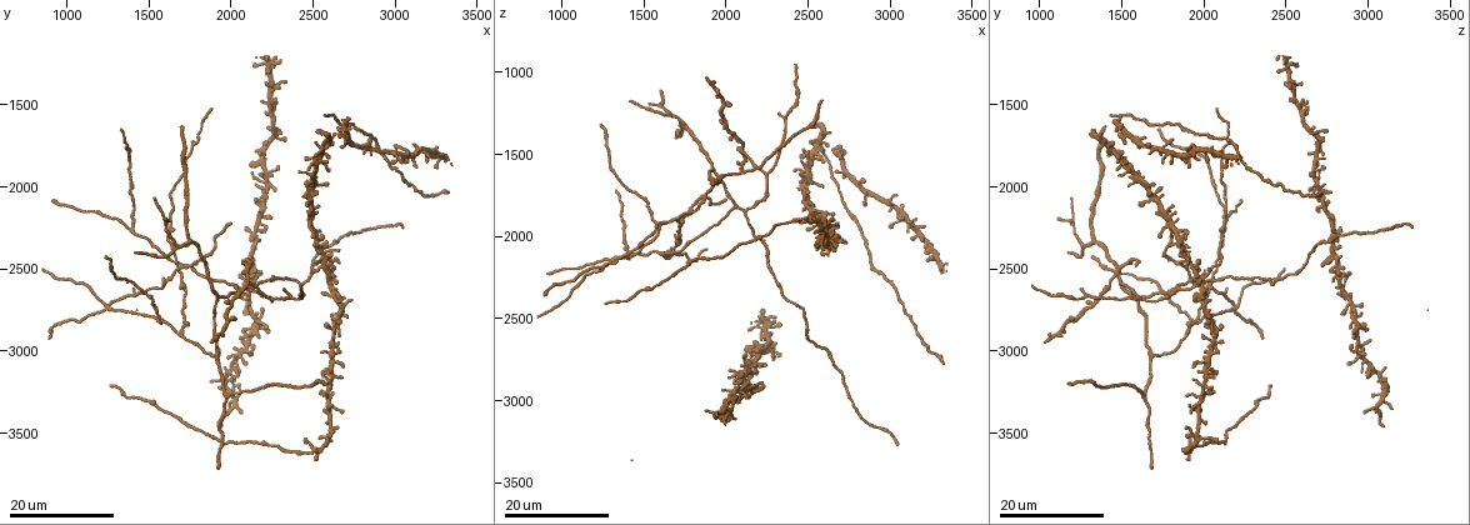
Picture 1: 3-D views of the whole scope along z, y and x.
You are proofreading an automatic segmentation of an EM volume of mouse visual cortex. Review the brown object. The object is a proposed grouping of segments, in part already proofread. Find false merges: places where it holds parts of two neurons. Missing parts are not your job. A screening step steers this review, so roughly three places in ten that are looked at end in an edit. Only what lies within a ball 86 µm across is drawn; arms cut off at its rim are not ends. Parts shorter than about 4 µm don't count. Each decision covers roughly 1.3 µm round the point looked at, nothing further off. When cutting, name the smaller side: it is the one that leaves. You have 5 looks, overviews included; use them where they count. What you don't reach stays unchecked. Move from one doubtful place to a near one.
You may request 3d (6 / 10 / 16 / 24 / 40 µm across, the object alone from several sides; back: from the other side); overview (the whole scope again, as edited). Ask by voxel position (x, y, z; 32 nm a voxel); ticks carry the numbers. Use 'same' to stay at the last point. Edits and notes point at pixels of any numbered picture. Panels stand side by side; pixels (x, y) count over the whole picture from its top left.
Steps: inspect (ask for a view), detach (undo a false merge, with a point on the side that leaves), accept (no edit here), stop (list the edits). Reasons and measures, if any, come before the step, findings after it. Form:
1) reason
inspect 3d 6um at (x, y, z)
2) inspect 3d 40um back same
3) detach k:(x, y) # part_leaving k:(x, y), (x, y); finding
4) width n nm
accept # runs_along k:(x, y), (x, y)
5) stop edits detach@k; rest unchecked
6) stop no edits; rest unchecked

three arms meet
inspect 3d 24um at (2100, 2540, 1460)

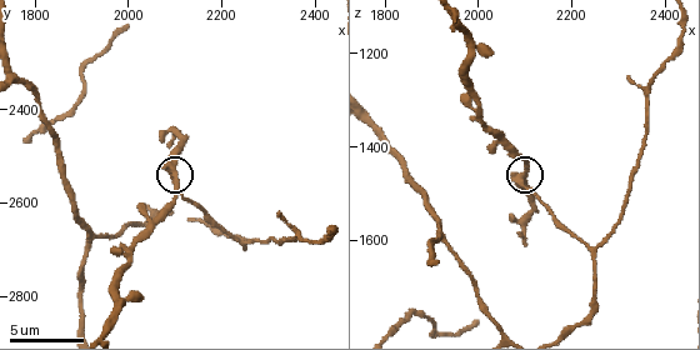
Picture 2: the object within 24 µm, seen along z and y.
inspect 3d 6um at (2105, 2535, 1465)

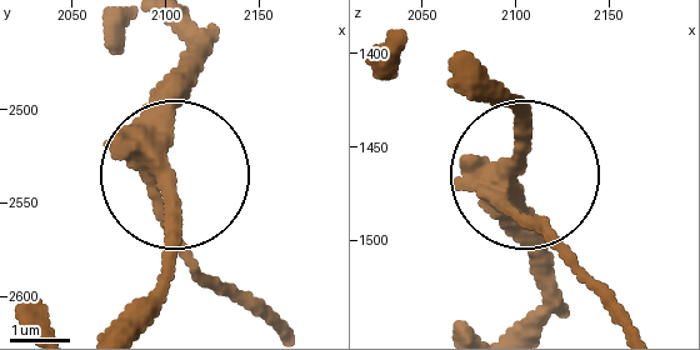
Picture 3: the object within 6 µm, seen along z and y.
width 290 nm
detach 3:(173, 83) # part_leaving 3:(136, 159), (161, 199), (156, 319); two neurons meet here

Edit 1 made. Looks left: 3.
inspect 3d 16um at (1700, 2880, 1900)

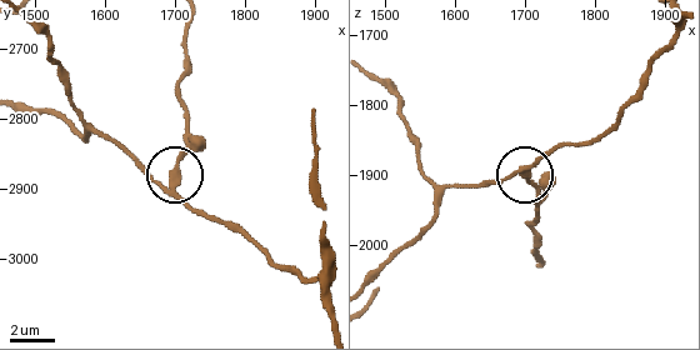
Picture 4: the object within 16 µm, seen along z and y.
inspect 3d 6um same

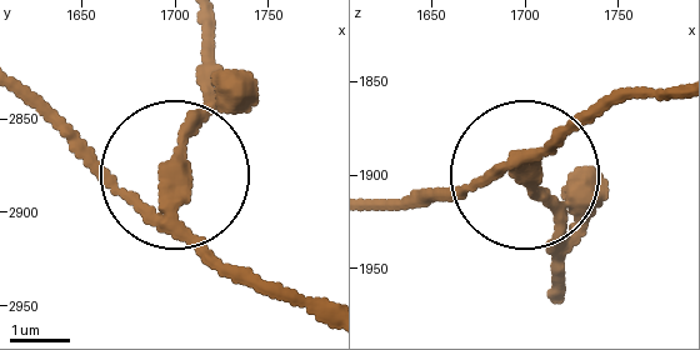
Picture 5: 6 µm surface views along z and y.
inspect 3d 6um back same

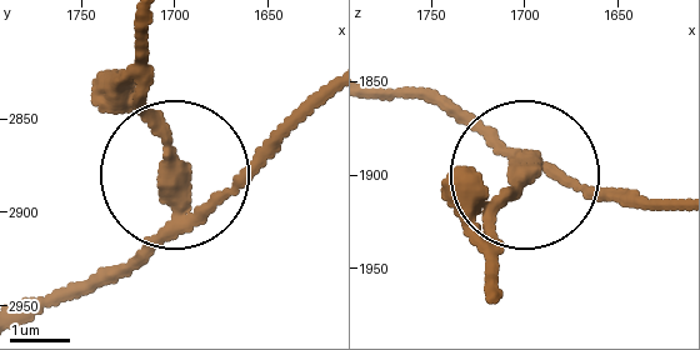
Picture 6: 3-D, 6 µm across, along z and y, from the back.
detach 6:(160, 134) # part_leaving 6:(178, 206), (149, 33); a second neuron is stuck on

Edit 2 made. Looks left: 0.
stop edits detach@3, detach@6; rest unchecked

